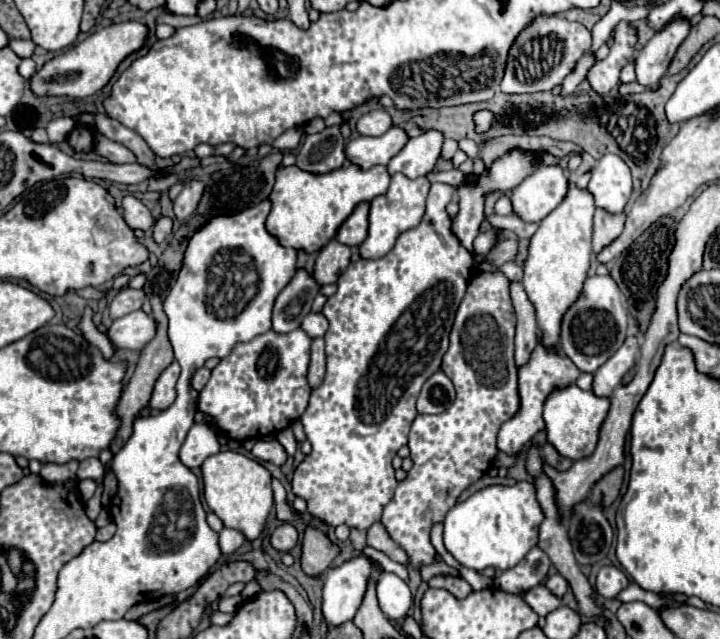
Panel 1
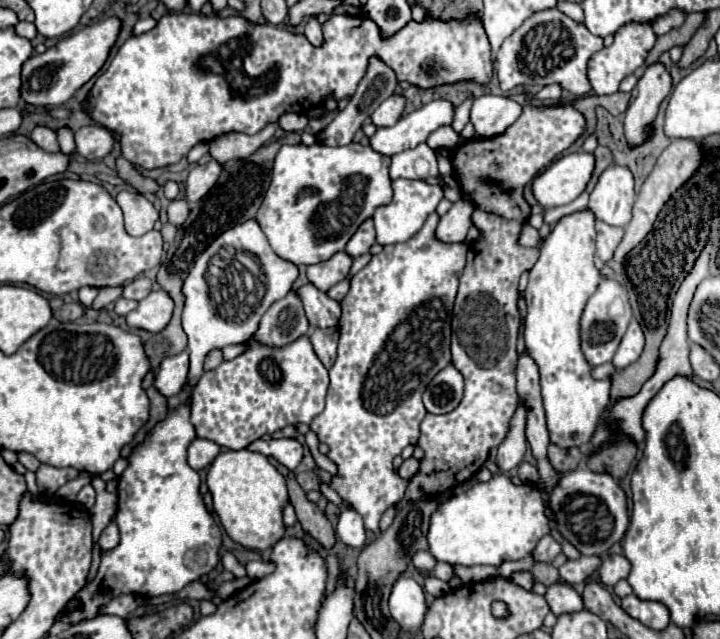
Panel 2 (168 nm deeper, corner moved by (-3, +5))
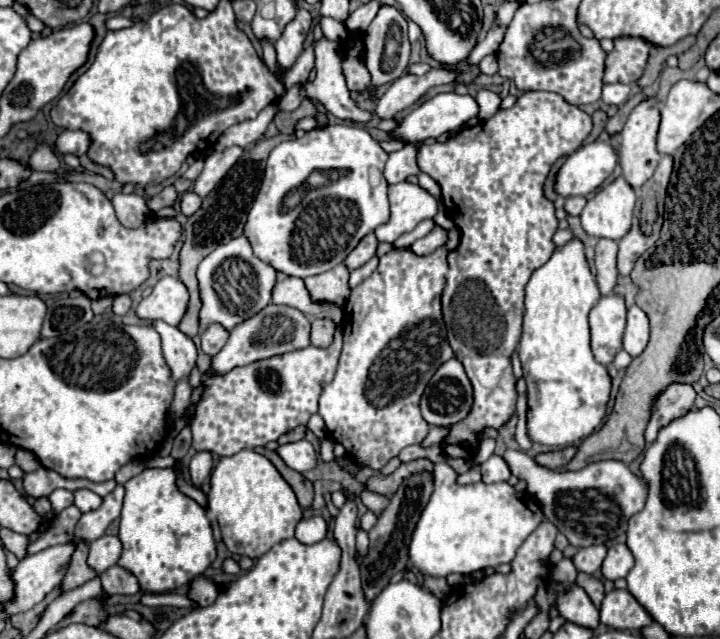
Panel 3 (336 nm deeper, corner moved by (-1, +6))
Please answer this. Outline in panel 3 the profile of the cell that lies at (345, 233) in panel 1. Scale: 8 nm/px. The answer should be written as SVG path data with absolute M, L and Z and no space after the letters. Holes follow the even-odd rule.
M370 232L370 234L364 236L364 240L360 240L360 244L346 256L344 264L346 264L350 270L362 266L364 262L368 262L368 260L376 254L376 246L378 246L378 240L376 240L374 232Z

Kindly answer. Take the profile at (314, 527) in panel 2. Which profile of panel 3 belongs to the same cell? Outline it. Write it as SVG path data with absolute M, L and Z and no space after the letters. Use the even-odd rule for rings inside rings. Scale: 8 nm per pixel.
M254 448L254 450L256 450L258 454L262 454L262 456L266 456L266 458L276 466L276 470L282 474L282 478L284 478L284 480L290 484L290 488L294 490L294 494L296 494L296 498L298 498L300 508L302 508L302 510L312 508L312 498L314 498L312 482L310 482L310 480L306 480L300 472L296 472L296 470L288 468L276 452L266 450L266 448Z

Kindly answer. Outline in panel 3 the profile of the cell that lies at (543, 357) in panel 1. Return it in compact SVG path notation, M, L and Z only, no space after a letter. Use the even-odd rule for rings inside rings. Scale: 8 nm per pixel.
M498 454L490 456L490 458L482 464L480 470L482 470L482 480L484 480L486 484L508 480L510 474L512 474L510 468L508 468L508 464L506 464L506 460L504 460L502 456L498 456Z

